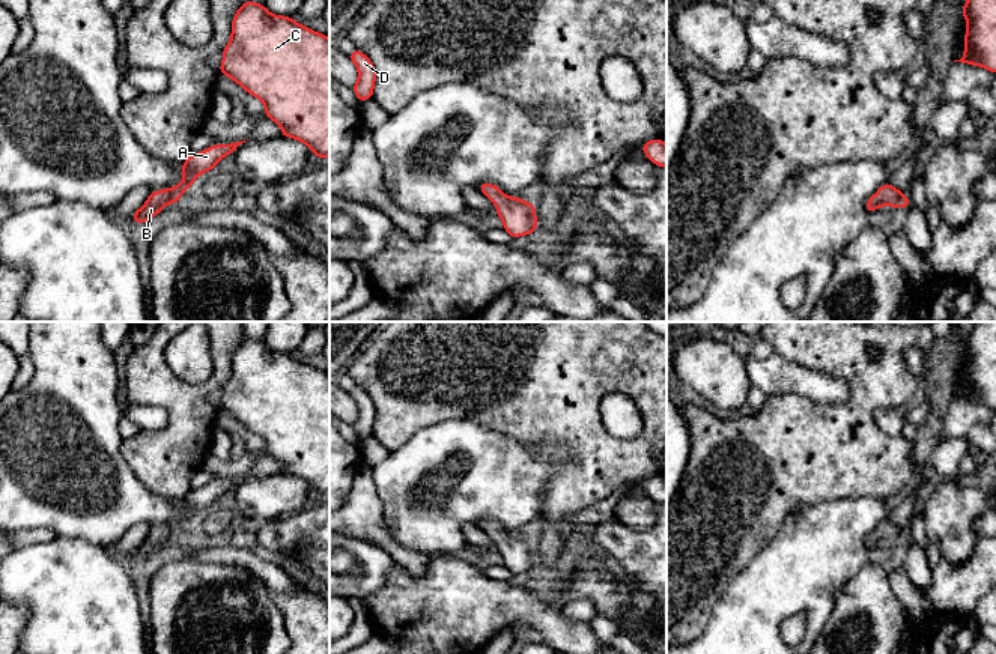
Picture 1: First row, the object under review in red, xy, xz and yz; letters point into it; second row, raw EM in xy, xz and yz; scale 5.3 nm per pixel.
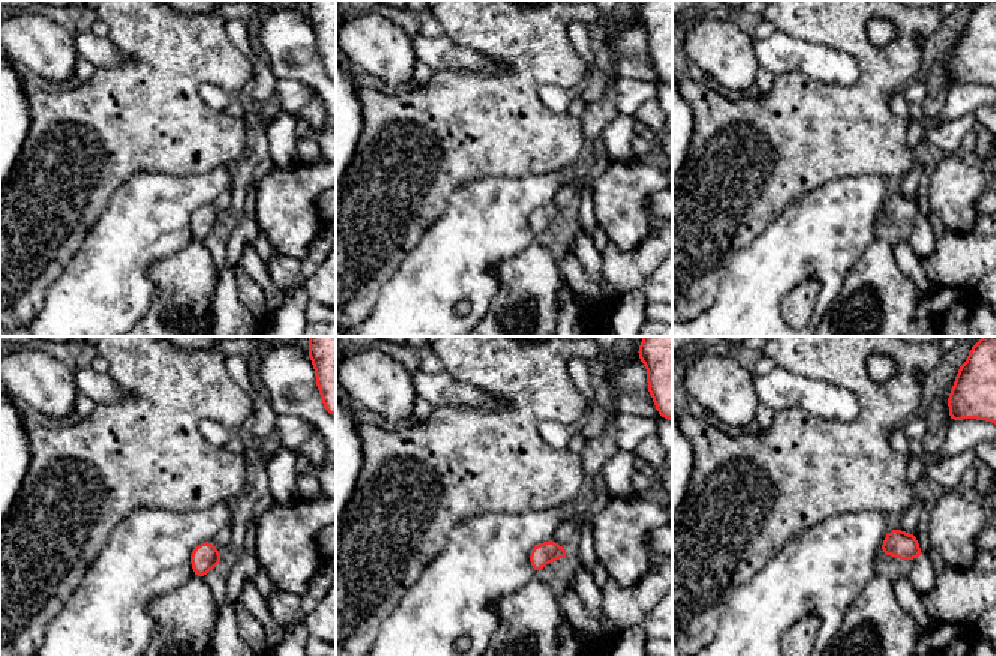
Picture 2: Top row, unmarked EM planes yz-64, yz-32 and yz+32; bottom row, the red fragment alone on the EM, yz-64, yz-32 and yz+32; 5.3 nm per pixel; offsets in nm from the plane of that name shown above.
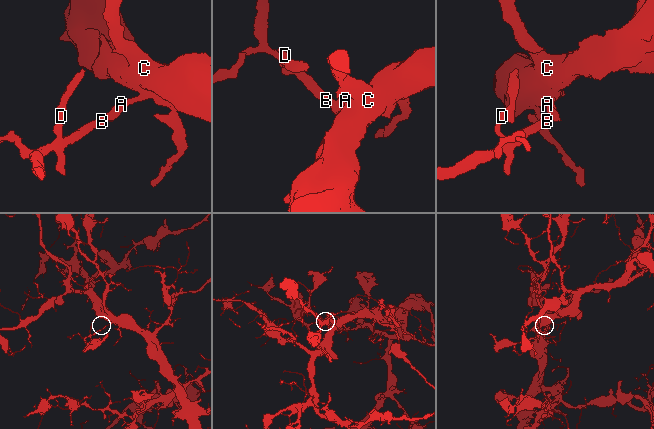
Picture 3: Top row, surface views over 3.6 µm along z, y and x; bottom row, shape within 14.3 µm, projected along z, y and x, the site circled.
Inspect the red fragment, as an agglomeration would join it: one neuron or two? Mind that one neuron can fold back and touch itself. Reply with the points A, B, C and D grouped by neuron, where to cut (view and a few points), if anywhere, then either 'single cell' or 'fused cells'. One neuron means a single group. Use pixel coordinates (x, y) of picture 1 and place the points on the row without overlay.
A B C D; no cut; single cell

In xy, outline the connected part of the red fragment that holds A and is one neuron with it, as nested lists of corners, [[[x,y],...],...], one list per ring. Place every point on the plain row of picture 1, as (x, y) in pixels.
[[[245,477],[230,481],[214,481],[199,490],[190,492],[182,499],[182,519],[173,525],[152,528],[146,540],[132,550],[132,558],[135,561],[144,561],[150,558],[158,549],[161,549],[167,541],[179,540],[181,532],[194,522],[197,513],[212,507],[224,493],[235,490],[236,484],[242,480],[245,480]]]

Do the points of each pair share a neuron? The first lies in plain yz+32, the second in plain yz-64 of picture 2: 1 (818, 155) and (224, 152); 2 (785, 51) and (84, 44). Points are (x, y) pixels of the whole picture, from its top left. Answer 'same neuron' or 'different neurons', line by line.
1: same neuron
2: same neuron

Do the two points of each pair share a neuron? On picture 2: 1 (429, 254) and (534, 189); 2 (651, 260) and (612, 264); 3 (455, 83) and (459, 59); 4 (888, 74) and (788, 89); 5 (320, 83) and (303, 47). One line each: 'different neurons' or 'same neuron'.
1: same neuron
2: same neuron
3: different neurons
4: same neuron
5: same neuron

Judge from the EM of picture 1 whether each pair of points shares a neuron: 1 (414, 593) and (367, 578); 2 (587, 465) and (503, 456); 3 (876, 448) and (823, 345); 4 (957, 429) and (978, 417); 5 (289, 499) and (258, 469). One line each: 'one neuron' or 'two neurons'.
1: two neurons
2: two neurons
3: one neuron
4: one neuron
5: two neurons

